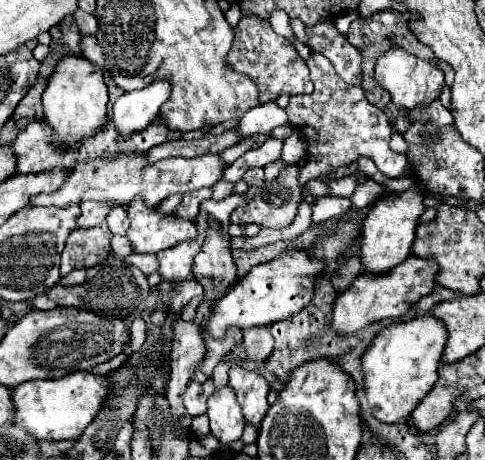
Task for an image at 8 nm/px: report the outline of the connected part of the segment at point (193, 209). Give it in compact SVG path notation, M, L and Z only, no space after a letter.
M198 189L198 191L186 193L182 197L182 203L176 209L176 215L184 217L184 219L194 219L198 215L200 203L206 201L206 199L210 199L210 195L212 195L212 189Z

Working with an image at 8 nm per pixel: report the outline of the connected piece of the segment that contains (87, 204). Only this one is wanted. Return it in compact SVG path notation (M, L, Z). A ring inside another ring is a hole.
M82 201L82 215L76 221L76 227L96 227L116 205L100 205L100 201Z

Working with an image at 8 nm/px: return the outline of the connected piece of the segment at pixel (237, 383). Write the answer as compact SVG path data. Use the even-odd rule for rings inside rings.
M232 367L228 375L230 375L228 385L236 393L236 401L242 407L242 415L246 423L258 429L270 407L266 401L266 395L270 391L268 381L262 375L254 371L246 371L242 367Z

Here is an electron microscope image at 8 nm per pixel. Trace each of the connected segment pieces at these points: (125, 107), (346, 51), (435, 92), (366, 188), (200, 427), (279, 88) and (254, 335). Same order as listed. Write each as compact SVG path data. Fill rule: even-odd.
M152 81L140 91L122 93L112 109L116 129L128 137L134 131L144 131L158 115L160 105L170 97L172 87L166 81Z
M334 19L322 21L320 25L306 27L308 47L312 53L326 55L332 61L340 79L344 79L346 83L352 83L352 85L360 85L362 55L358 49L354 49L354 45L350 45L346 35L342 35L334 27L336 27Z
M392 47L386 53L382 53L382 57L378 57L374 71L376 71L374 73L376 83L390 93L392 103L400 111L412 111L416 107L430 105L434 99L440 97L440 91L444 87L444 73L438 71L434 63L418 59L418 57L410 55L404 49L398 49L398 47Z
M367 179L363 184L356 186L356 191L352 195L352 203L354 203L356 209L364 209L372 201L380 199L386 191L388 191L386 185L378 185L378 183L374 183L371 179Z
M202 415L202 417L192 419L190 429L192 429L192 435L196 435L196 437L208 435L208 433L210 433L210 427L208 427L208 417L206 417L206 415Z
M246 15L234 27L234 35L236 35L234 45L228 53L228 67L232 67L232 71L240 71L252 77L252 81L258 85L258 99L262 103L276 101L278 93L288 93L288 95L312 93L312 81L308 77L304 59L298 55L292 41L272 31L268 21Z
M270 327L246 329L244 347L246 349L234 349L226 359L254 359L258 363L266 361L274 349L274 339L270 335Z

